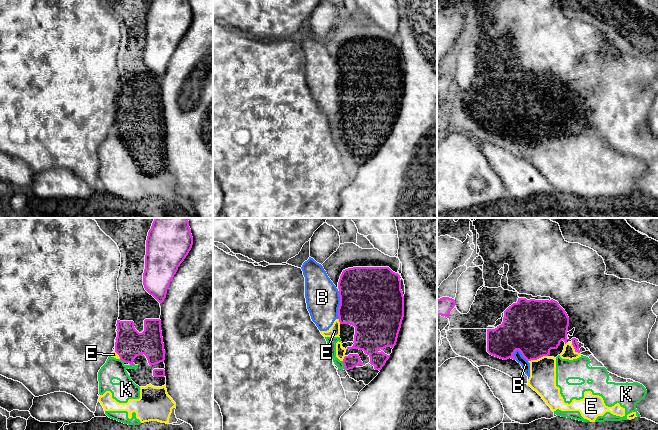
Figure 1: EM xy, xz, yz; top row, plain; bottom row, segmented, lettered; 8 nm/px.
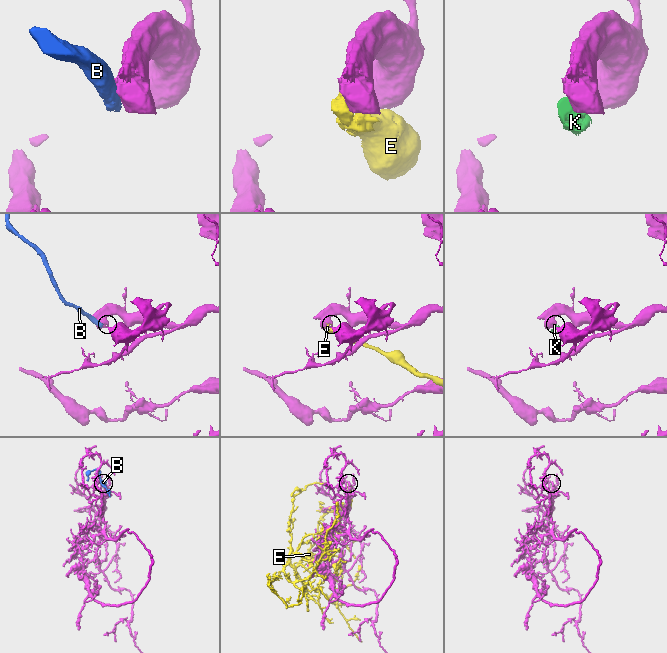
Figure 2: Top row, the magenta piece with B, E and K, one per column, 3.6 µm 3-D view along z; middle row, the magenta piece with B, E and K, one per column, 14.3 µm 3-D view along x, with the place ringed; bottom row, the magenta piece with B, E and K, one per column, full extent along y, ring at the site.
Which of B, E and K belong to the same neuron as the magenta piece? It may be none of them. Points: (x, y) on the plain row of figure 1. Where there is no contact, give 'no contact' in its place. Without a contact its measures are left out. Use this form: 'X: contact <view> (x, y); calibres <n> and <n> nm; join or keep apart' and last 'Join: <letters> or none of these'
B: contact xz (339, 81); calibres 480 and 280 nm; keep apart
E: contact yz (537, 134); calibres 440 and 220 nm; keep apart
K: contact xz (344, 142); calibres 110 and 80 nm; keep apart
Join: none of these

